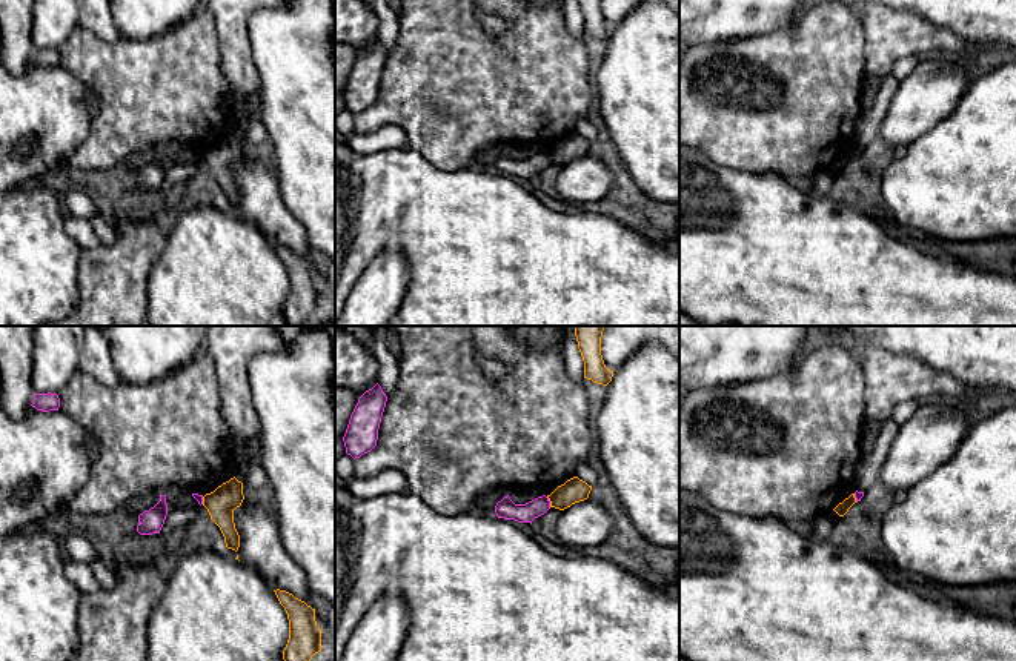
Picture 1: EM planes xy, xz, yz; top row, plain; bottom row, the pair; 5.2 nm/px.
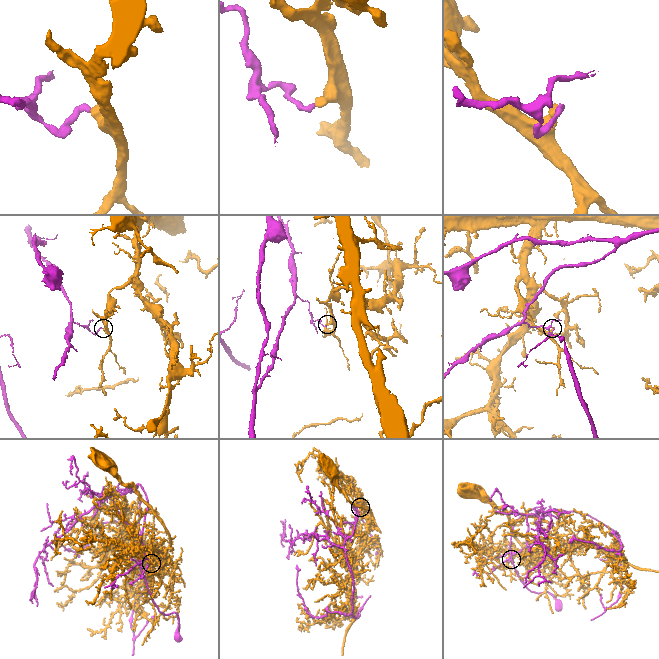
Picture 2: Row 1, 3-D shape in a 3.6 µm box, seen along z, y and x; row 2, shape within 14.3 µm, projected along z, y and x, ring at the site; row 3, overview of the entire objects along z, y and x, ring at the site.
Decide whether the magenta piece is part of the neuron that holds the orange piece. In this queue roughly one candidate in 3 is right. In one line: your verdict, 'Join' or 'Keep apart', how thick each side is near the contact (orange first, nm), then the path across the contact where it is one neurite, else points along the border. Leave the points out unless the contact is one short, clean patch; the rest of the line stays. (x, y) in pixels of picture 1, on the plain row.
Keep apart. Thickness 130 nm (orange) against 100 nm. Boundary: xz (546, 152), (551, 162)

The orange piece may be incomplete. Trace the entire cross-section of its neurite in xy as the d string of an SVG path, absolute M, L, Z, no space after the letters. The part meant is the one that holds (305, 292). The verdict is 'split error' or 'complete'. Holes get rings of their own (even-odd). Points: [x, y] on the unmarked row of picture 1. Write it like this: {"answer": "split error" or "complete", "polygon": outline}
{"answer": "complete", "polygon": "M274 246L289 275L289 295L283 306L287 326L301 326L315 309L321 307L321 284L315 264L286 246Z"}

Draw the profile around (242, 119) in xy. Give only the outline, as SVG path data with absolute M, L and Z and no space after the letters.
M257 94L254 95L249 95L247 97L247 106L243 109L243 111L238 111L232 121L234 121L234 132L238 135L238 137L244 137L247 128L249 128L249 123L254 117L258 117L258 112L260 112L260 108L261 108L261 100Z

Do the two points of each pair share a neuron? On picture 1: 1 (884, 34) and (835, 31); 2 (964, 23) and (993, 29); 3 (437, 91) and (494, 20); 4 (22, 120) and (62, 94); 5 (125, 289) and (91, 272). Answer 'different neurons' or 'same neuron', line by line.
1: different neurons
2: same neuron
3: different neurons
4: same neuron
5: same neuron

